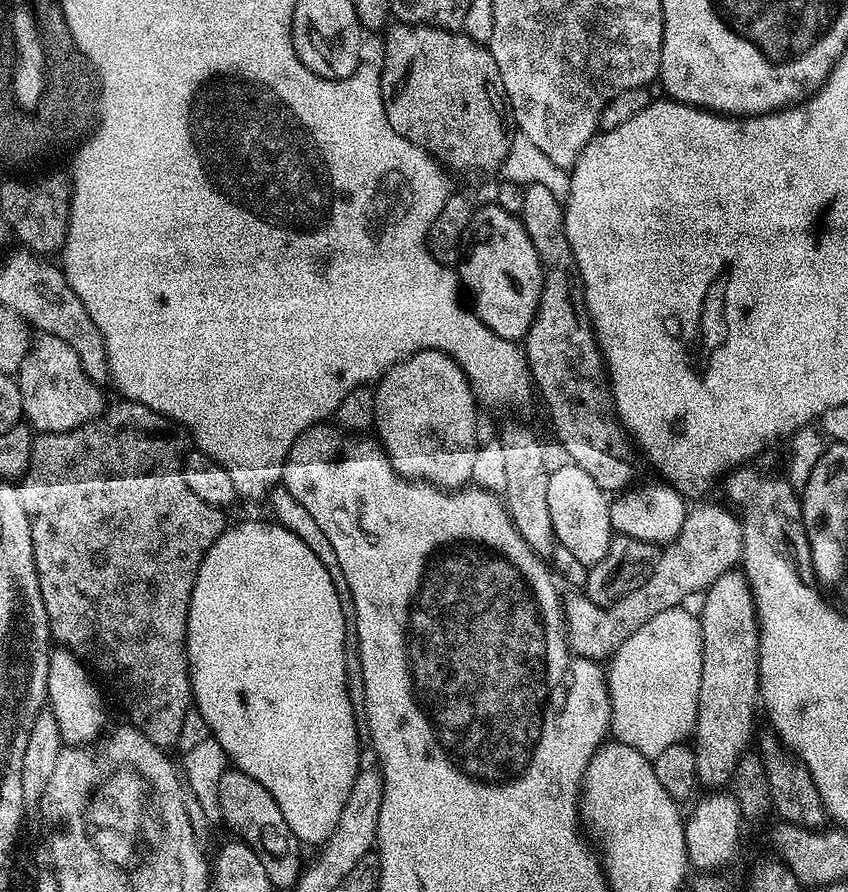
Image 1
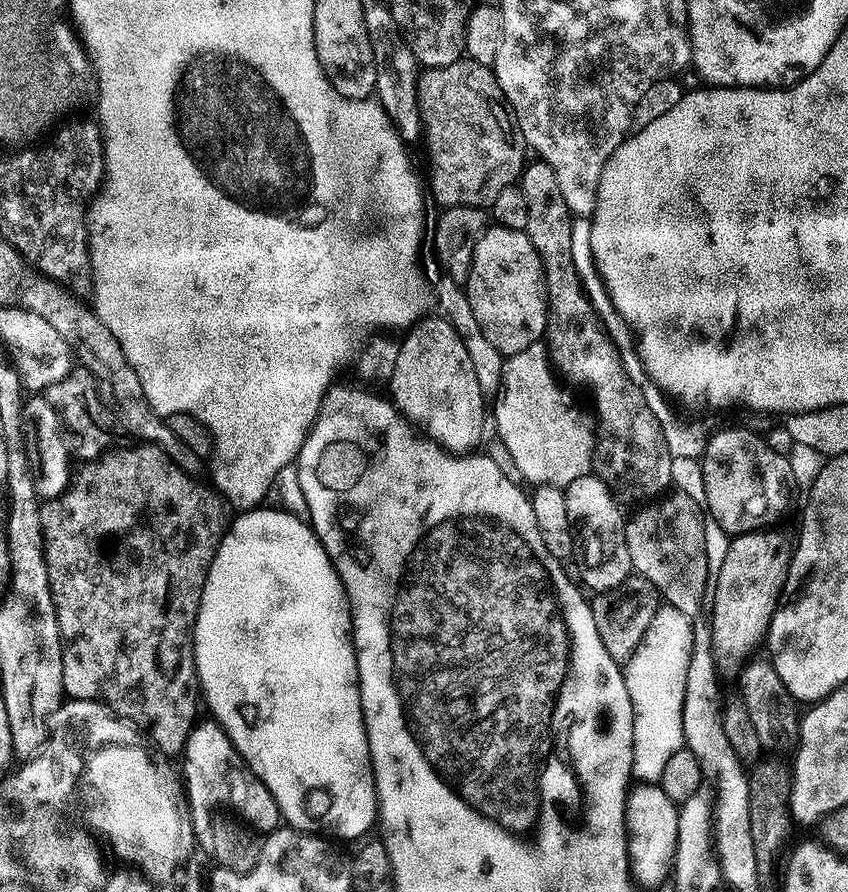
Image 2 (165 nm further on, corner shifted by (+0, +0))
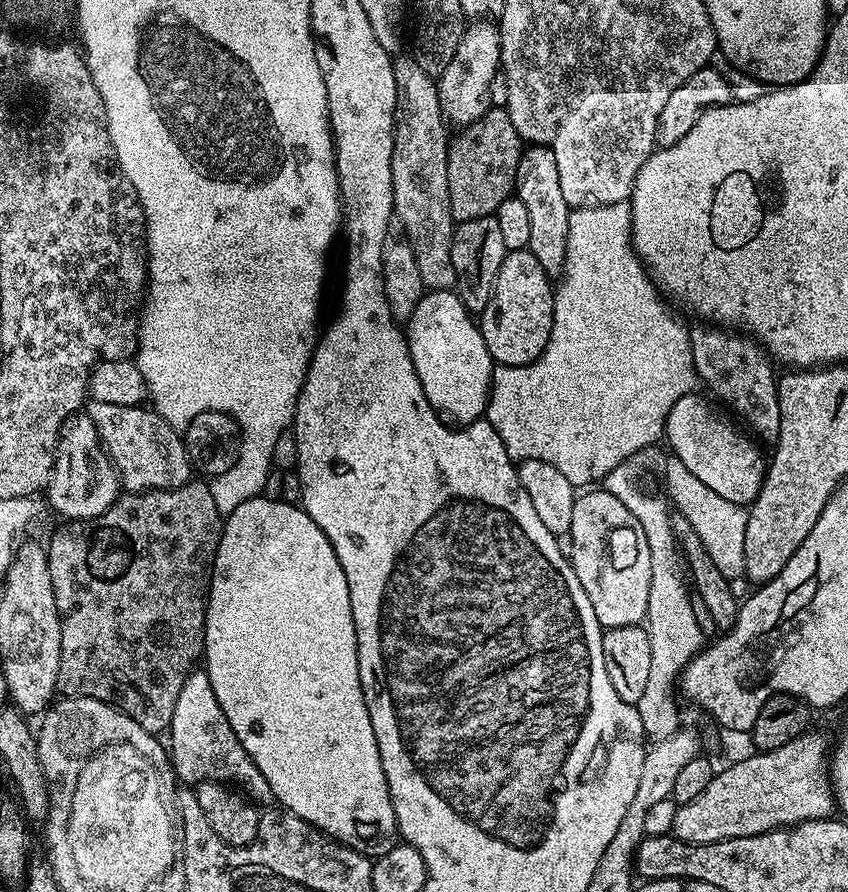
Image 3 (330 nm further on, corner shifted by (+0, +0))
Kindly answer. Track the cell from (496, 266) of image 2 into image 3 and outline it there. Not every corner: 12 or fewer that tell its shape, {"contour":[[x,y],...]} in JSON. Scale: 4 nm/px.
{"contour":[[527,250],[507,253],[479,313],[496,364],[546,350],[554,284]]}

